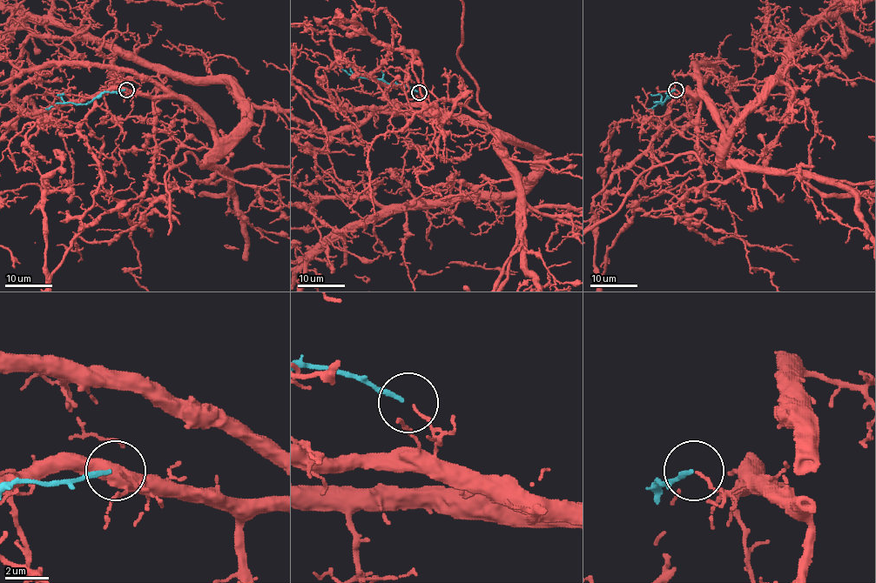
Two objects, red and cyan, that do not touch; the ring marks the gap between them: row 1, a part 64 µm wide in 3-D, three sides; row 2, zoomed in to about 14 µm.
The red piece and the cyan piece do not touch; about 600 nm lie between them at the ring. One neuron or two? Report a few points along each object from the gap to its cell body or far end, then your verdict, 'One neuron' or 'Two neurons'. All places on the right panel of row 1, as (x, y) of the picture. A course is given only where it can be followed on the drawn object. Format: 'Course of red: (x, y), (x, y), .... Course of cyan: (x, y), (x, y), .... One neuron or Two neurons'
Course of red: (676, 90), (708, 104), (721, 131), (715, 162), (677, 155), (643, 173), (622, 206). Course of cyan: (676, 89), (667, 93), (663, 104), (659, 103), (649, 109). Two neurons

